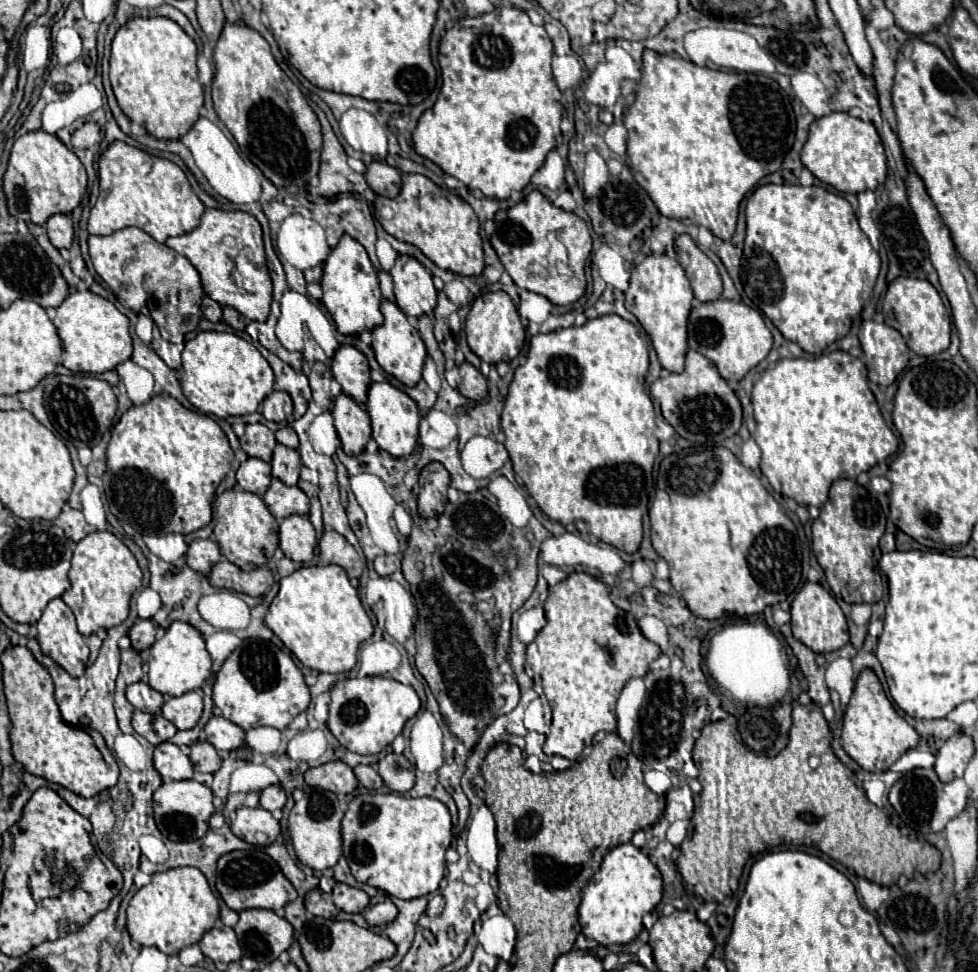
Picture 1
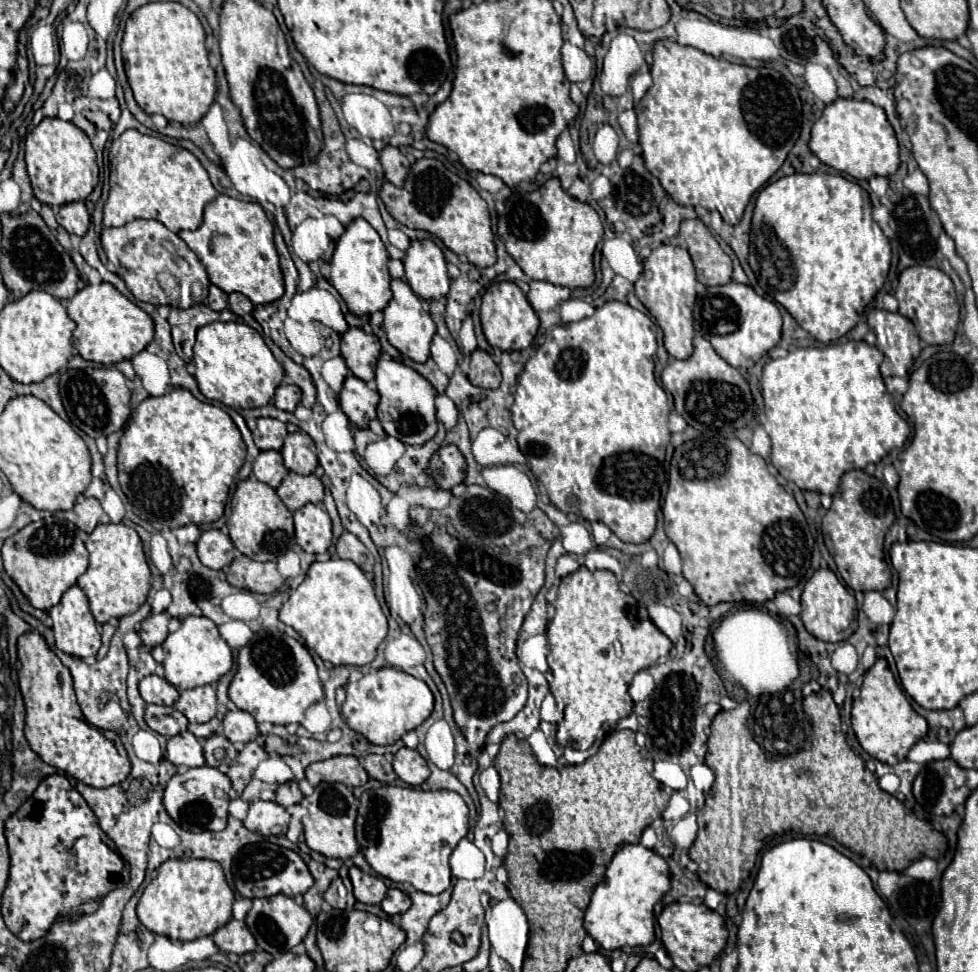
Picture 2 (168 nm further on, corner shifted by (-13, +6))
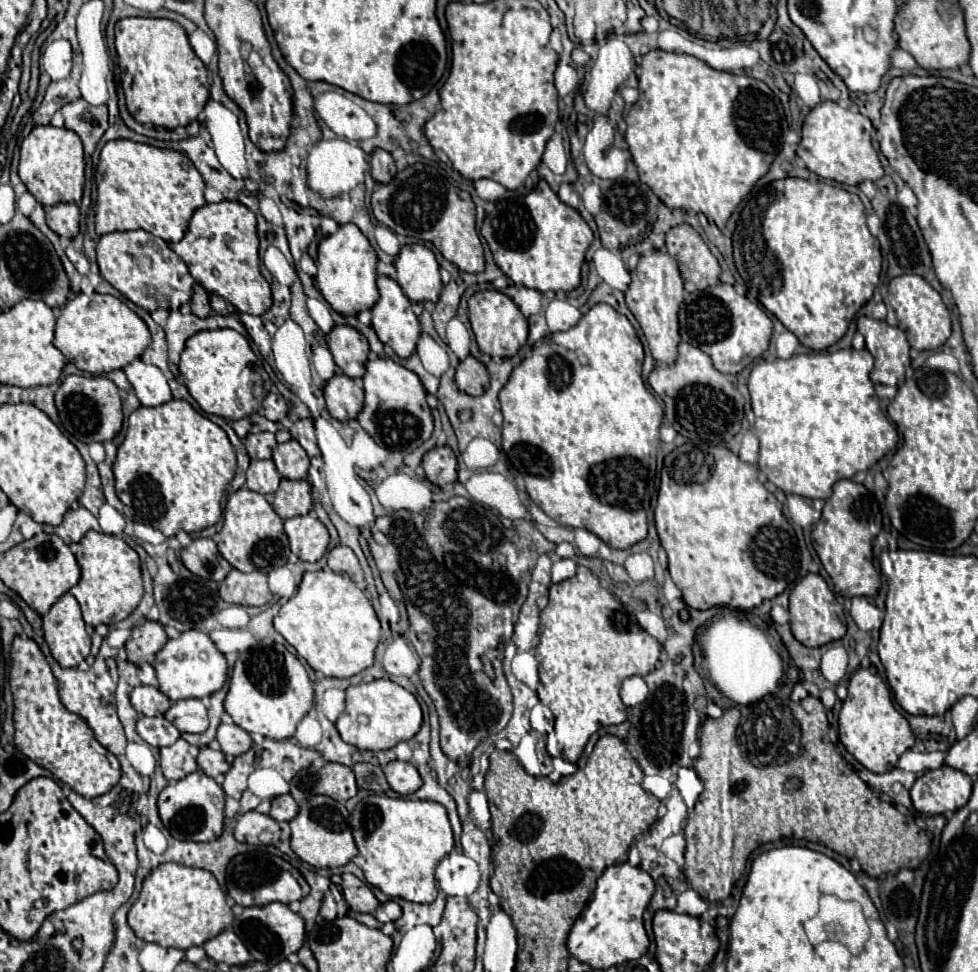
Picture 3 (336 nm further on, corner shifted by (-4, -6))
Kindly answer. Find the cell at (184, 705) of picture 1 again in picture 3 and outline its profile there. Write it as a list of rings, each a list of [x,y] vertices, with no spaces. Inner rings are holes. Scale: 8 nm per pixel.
[[[201,699],[173,701],[169,711],[165,713],[165,719],[171,721],[181,733],[203,733],[209,725],[207,709]]]

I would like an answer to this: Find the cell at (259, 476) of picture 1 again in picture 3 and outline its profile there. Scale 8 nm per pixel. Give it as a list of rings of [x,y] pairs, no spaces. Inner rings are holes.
[[[253,459],[251,461],[247,469],[247,487],[251,491],[271,495],[279,487],[279,481],[281,481],[281,475],[277,473],[273,459],[265,459],[265,461]]]

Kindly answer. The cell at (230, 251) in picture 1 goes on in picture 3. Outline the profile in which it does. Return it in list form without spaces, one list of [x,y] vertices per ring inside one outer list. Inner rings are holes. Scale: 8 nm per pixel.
[[[239,201],[209,203],[197,209],[189,221],[185,237],[169,245],[189,267],[191,277],[207,293],[221,295],[237,311],[263,315],[271,305],[271,287],[259,271],[259,239],[255,213]]]

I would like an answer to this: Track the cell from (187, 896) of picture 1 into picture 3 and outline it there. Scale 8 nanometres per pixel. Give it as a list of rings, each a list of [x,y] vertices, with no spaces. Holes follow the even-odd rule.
[[[163,863],[145,877],[139,899],[129,911],[129,925],[139,939],[183,951],[219,935],[233,919],[235,915],[213,873],[175,863]]]

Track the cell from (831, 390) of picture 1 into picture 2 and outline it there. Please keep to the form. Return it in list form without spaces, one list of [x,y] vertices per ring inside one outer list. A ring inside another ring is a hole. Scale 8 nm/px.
[[[848,341],[846,343],[835,342],[829,343],[823,347],[802,347],[802,349],[794,349],[790,351],[786,357],[780,359],[770,359],[764,365],[764,375],[762,375],[762,397],[766,403],[766,423],[764,429],[772,439],[772,465],[778,469],[778,473],[788,479],[794,481],[802,491],[816,491],[816,493],[824,493],[824,495],[834,495],[840,483],[840,477],[850,471],[850,469],[864,469],[868,463],[878,463],[882,457],[886,457],[892,449],[902,449],[904,443],[907,443],[910,436],[910,427],[894,409],[890,393],[884,387],[882,375],[880,375],[880,363],[882,363],[882,353],[872,347],[866,345],[864,341]]]

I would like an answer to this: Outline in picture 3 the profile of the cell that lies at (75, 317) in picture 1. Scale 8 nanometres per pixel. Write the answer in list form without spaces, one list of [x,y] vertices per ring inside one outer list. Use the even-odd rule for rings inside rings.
[[[79,293],[73,301],[69,301],[57,319],[53,339],[53,345],[67,357],[67,361],[93,375],[105,375],[109,371],[123,369],[137,359],[149,343],[151,333],[145,321],[117,297],[101,293]]]

